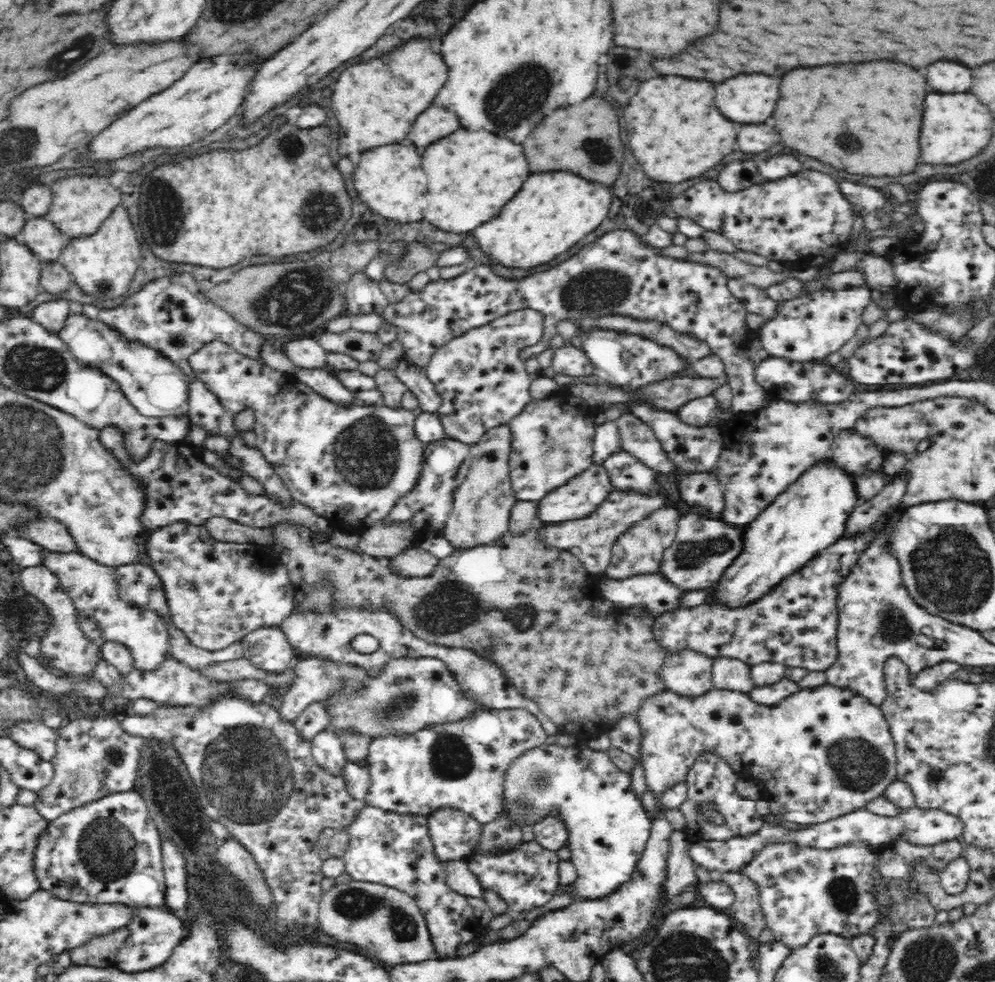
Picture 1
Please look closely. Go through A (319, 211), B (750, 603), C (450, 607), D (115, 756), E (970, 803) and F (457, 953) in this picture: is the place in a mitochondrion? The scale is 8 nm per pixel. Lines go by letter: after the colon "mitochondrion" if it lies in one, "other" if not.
A: mitochondrion
B: other
C: mitochondrion
D: other
E: other
F: other

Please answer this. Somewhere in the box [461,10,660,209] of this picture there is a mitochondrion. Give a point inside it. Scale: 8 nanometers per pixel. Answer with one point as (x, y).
(518, 96)

